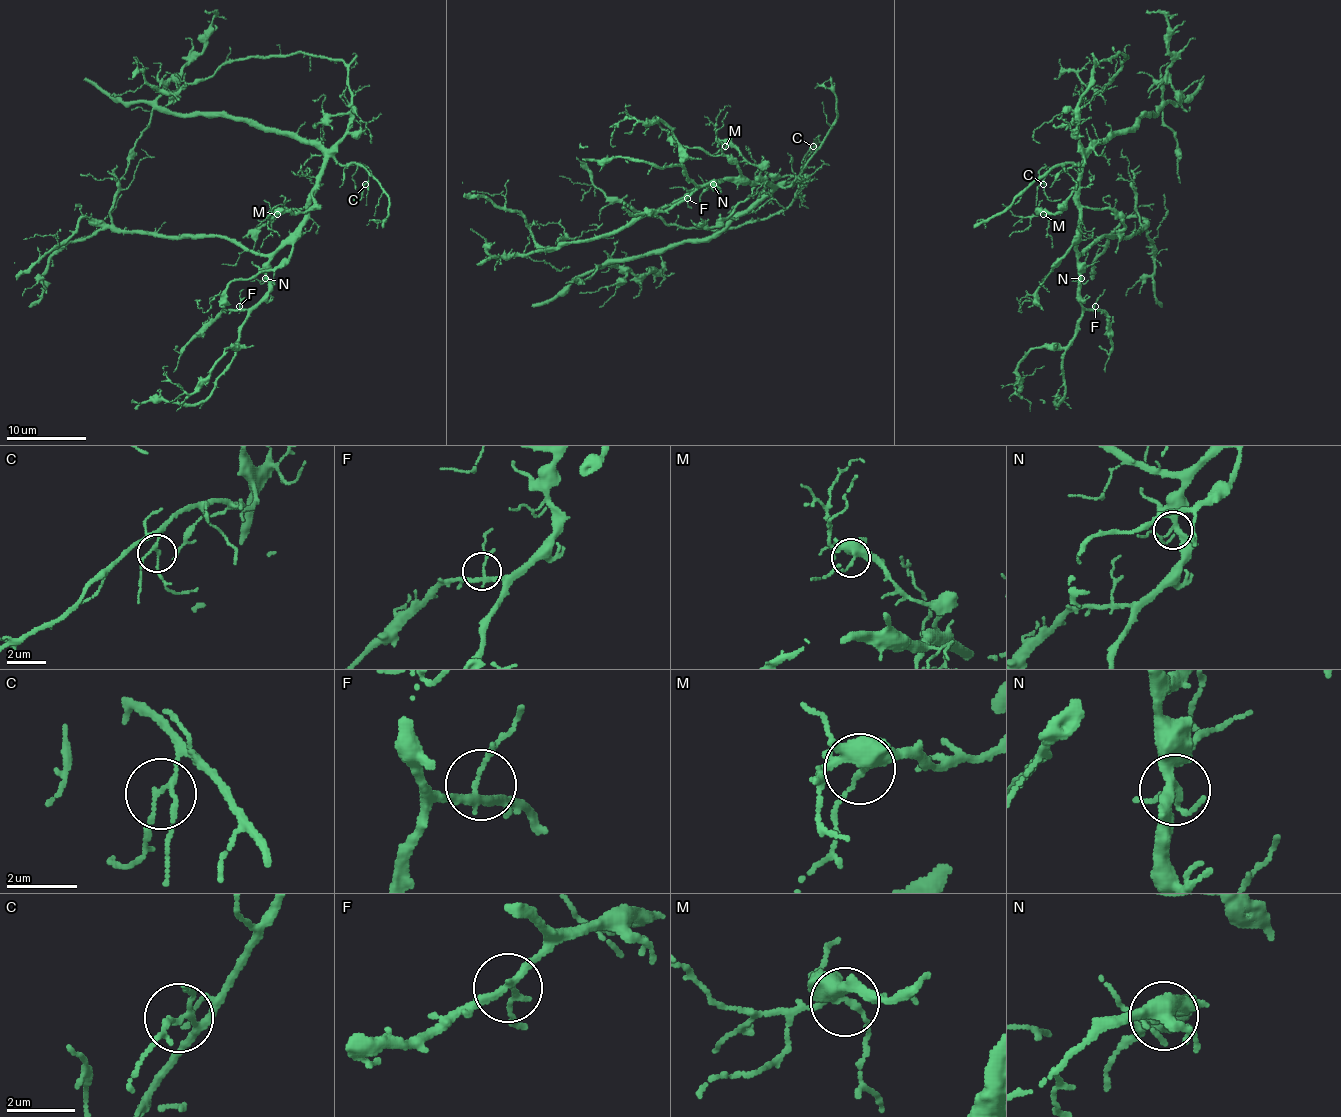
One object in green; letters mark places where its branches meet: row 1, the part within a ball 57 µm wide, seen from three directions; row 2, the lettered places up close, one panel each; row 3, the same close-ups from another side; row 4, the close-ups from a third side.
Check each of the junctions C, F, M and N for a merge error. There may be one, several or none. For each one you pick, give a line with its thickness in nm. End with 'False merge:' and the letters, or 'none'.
False merge: none

